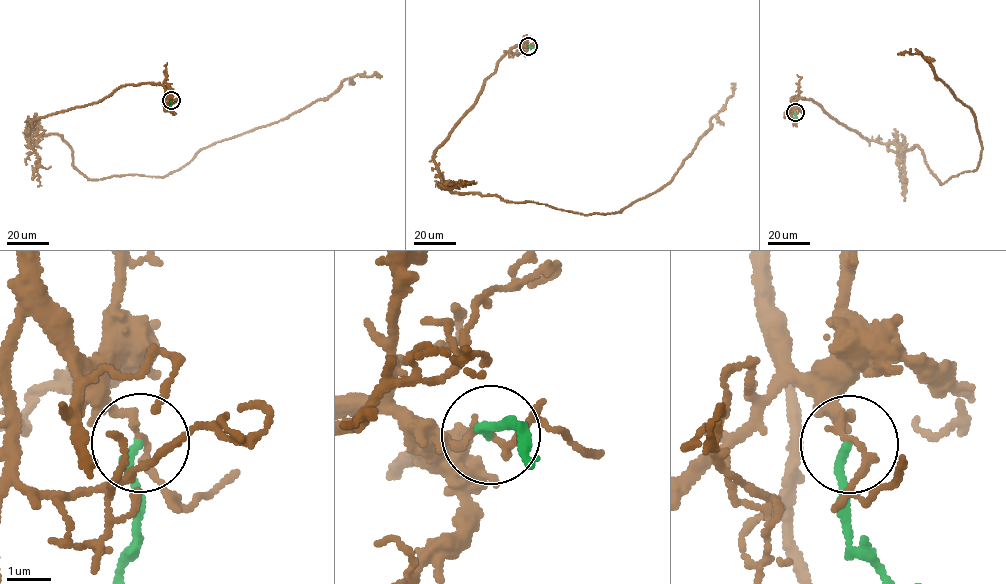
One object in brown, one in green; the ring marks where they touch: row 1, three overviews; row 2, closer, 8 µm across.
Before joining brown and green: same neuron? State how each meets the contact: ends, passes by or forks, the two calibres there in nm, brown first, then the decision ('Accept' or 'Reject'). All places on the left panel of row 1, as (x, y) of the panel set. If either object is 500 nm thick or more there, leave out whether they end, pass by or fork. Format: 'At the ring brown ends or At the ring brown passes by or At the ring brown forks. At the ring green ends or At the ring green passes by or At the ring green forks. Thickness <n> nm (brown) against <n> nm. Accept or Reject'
At the ring brown passes by. At the ring green ends. Thickness 150 nm (brown) against 200 nm. Reject

